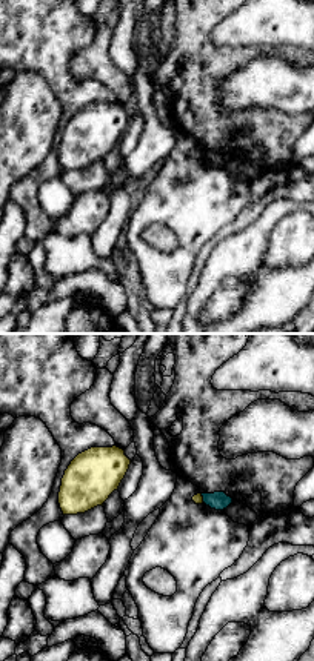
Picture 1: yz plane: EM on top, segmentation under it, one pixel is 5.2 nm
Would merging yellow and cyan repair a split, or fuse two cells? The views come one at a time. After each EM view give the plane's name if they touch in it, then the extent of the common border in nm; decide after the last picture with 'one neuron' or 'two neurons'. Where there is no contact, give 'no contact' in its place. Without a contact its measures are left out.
contact in yz; length 50 nm

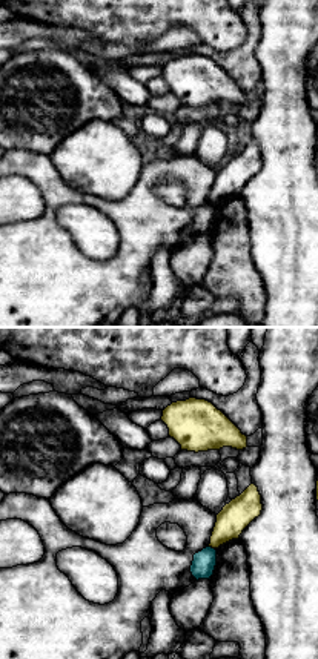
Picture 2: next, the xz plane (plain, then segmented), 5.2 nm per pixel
contact in xz; length 40 nm

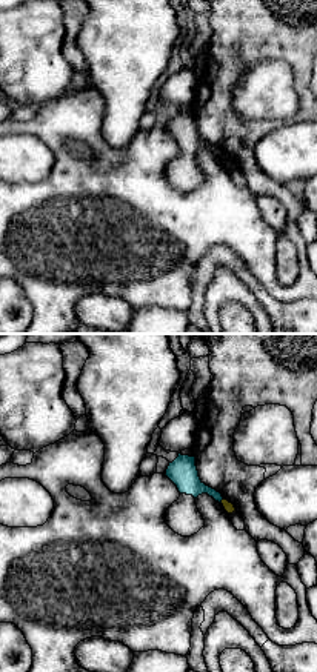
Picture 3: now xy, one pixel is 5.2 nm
contact in xy; length 30 nm

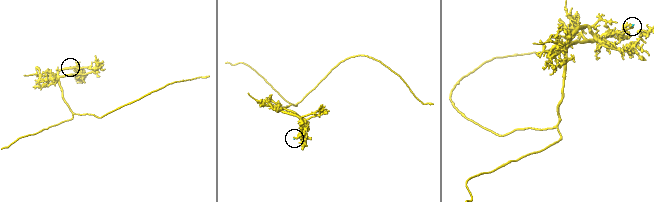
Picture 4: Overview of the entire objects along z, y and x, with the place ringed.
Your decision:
two neurons

